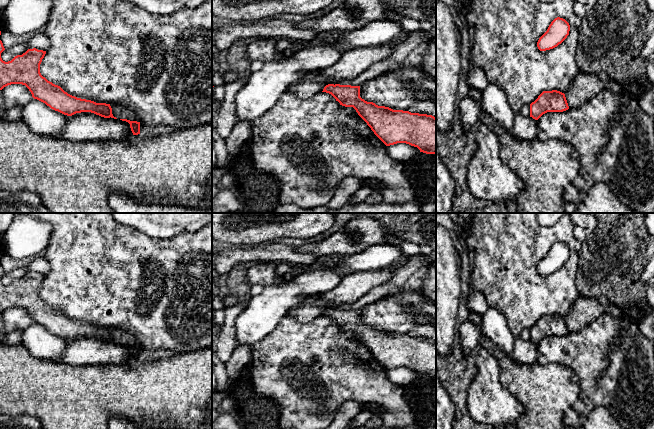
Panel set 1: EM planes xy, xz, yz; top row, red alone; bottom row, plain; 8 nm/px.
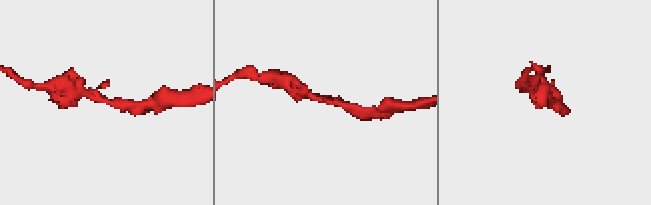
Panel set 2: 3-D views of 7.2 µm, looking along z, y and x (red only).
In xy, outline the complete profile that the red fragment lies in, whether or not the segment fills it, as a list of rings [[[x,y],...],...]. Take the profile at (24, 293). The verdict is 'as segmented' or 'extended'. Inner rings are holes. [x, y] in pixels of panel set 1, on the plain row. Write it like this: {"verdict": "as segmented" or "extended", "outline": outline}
{"verdict": "as segmented", "outline": [[[0,264],[0,314],[11,308],[22,308],[29,313],[34,323],[64,339],[91,336],[104,342],[117,343],[112,338],[110,328],[96,327],[72,320],[43,301],[40,297],[40,288],[46,275],[28,273],[22,279],[17,279],[11,285],[5,286],[1,282],[4,274]]]}

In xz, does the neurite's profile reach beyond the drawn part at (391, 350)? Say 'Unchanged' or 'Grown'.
Unchanged

